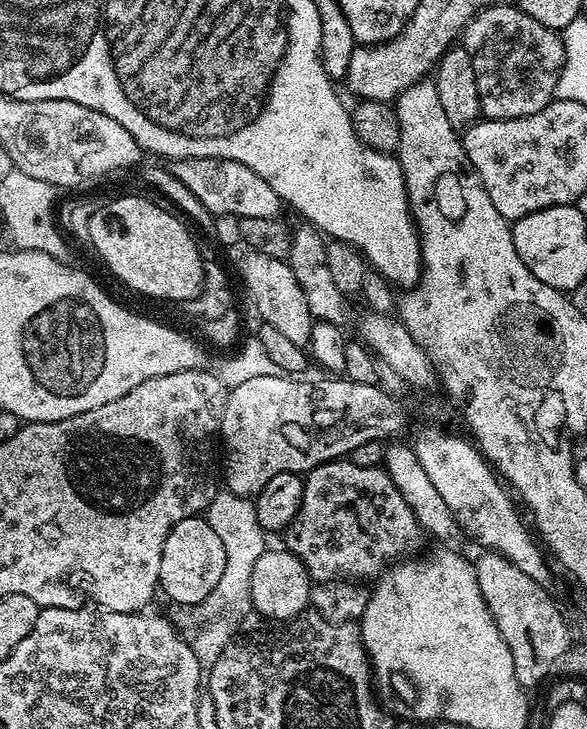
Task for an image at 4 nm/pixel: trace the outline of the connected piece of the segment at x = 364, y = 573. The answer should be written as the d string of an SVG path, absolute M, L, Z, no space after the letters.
M350 458L327 461L316 468L310 469L304 476L304 493L302 494L302 506L298 510L298 514L290 522L290 526L284 529L282 533L284 539L283 547L289 552L293 552L302 563L304 569L313 581L326 580L344 580L348 579L355 582L372 582L379 577L385 568L389 567L397 558L403 557L411 548L420 548L426 541L426 533L424 527L418 522L418 518L414 514L412 507L406 502L406 498L402 498L402 494L398 490L398 486L394 484L390 474L384 471L380 466L358 466Z

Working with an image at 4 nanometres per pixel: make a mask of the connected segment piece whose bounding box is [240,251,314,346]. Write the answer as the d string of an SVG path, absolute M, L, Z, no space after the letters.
M249 251L240 272L244 275L244 288L256 307L256 312L263 323L274 326L290 342L304 346L310 338L313 318L310 306L306 306L306 294L302 294L302 286L294 278L294 270L287 260L270 258L261 252Z

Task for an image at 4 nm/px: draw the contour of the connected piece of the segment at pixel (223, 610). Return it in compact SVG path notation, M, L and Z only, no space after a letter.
M227 490L217 491L206 509L206 519L210 522L214 534L222 538L222 546L226 546L226 570L222 570L218 586L210 590L210 594L201 604L182 604L173 607L173 612L170 612L172 623L176 625L190 650L194 650L194 658L198 658L201 666L210 666L223 654L239 633L236 631L239 630L244 615L253 611L254 562L258 562L258 558L266 550L266 533L258 522L255 503L249 497Z

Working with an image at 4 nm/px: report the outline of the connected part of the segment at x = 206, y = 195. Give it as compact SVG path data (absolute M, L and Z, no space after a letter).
M182 158L171 161L170 171L214 217L234 215L239 218L245 216L276 218L281 215L280 196L274 194L270 182L266 182L266 178L258 178L258 174L250 170L250 166L242 166L238 162L222 158Z

